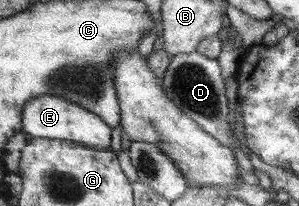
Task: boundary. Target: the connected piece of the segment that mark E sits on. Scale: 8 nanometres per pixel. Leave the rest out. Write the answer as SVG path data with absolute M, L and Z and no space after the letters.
M45 94L44 97L33 98L24 107L24 132L37 138L57 138L69 140L83 146L91 146L97 150L111 149L111 126L99 115L87 111L68 99Z

